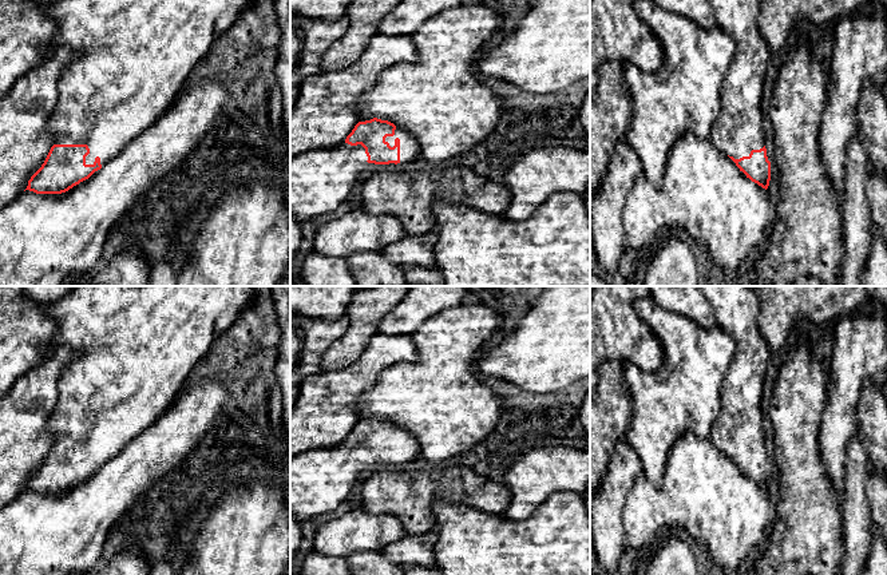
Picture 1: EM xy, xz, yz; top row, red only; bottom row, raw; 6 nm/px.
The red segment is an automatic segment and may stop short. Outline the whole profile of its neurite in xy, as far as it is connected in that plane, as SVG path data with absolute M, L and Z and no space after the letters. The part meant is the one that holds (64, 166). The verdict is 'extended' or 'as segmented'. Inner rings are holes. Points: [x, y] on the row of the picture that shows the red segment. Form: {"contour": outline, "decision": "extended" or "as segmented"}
{"contour": "M58 0L52 4L50 15L58 23L58 33L44 55L44 63L60 47L72 49L78 58L71 60L60 72L58 83L58 106L50 118L48 131L54 138L51 147L41 167L31 177L25 190L36 194L62 194L88 179L95 171L100 170L108 160L120 151L140 132L158 120L179 96L182 87L191 71L207 56L214 41L226 32L246 8L250 0Z", "decision": "extended"}

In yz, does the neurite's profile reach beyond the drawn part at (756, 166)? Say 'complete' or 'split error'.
split error

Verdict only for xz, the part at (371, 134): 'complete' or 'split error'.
split error

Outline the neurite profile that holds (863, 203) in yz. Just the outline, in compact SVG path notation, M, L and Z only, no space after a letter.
M858 130L846 152L844 190L840 197L842 225L842 286L860 286L860 277L871 249L871 227L875 226L887 242L887 181L874 174L870 167L867 150Z

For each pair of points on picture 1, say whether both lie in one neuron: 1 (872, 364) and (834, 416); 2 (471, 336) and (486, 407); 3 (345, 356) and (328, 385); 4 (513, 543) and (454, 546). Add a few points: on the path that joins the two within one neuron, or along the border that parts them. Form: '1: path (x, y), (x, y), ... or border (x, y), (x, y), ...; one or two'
1: path (859, 376), (844, 391), (842, 403); one
2: path (464, 353), (464, 379), (468, 389); one
3: border (363, 351), (351, 364), (335, 371), (321, 372); two
4: path (498, 547), (468, 546); one

